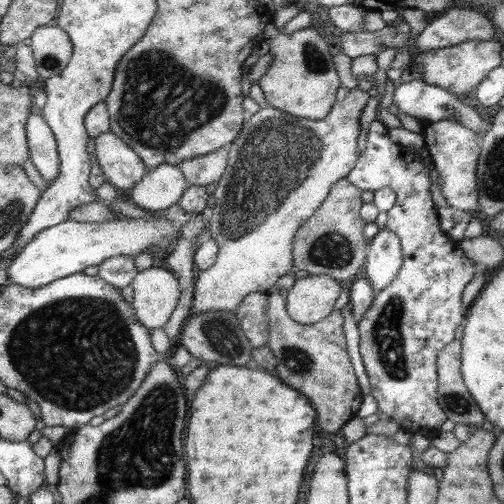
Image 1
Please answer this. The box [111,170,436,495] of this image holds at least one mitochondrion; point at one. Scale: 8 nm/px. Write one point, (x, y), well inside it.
(386, 337)

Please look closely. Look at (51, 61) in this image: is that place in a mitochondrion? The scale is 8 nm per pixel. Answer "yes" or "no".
yes

